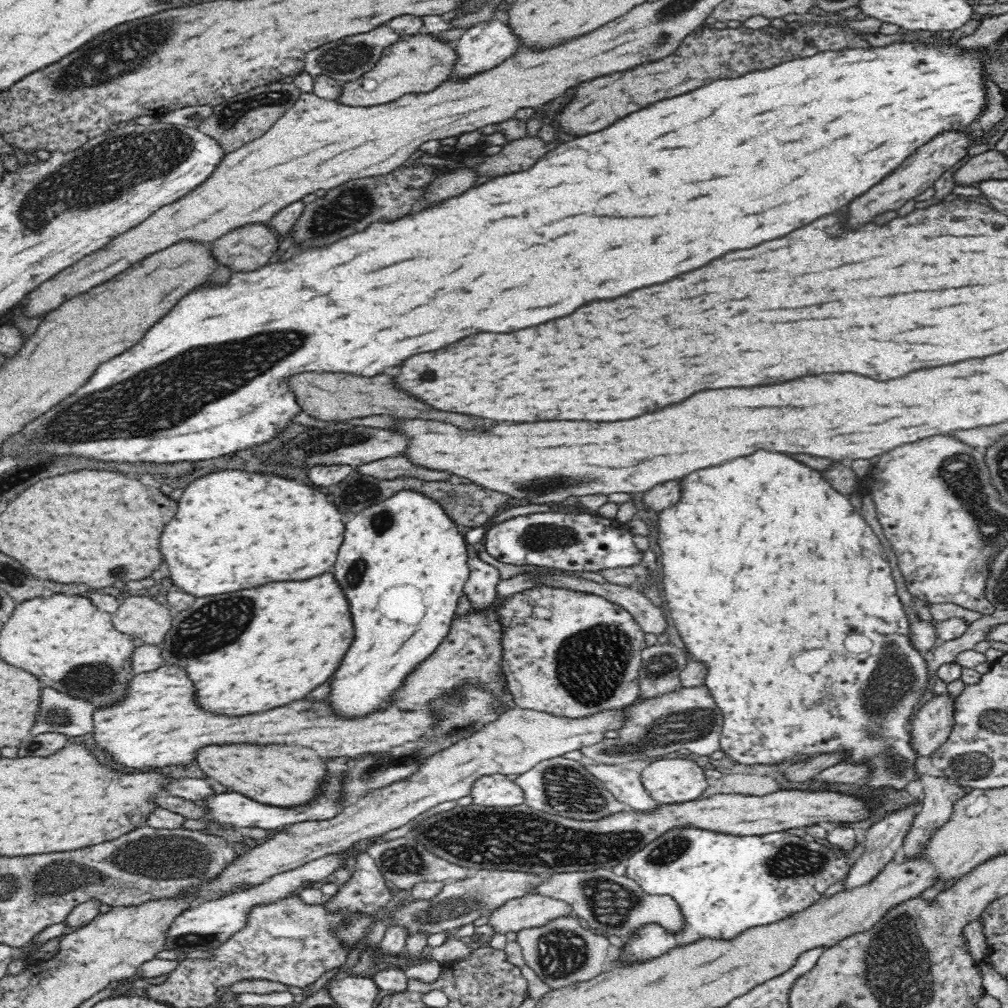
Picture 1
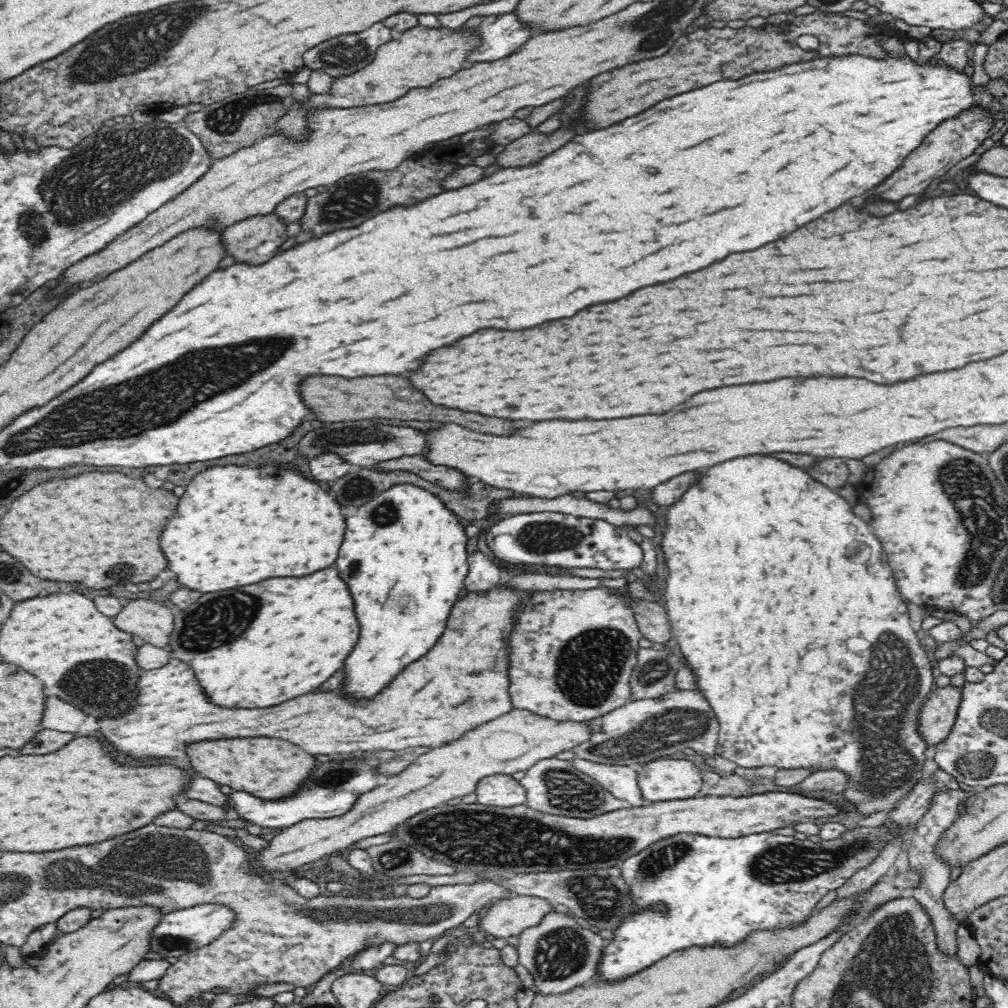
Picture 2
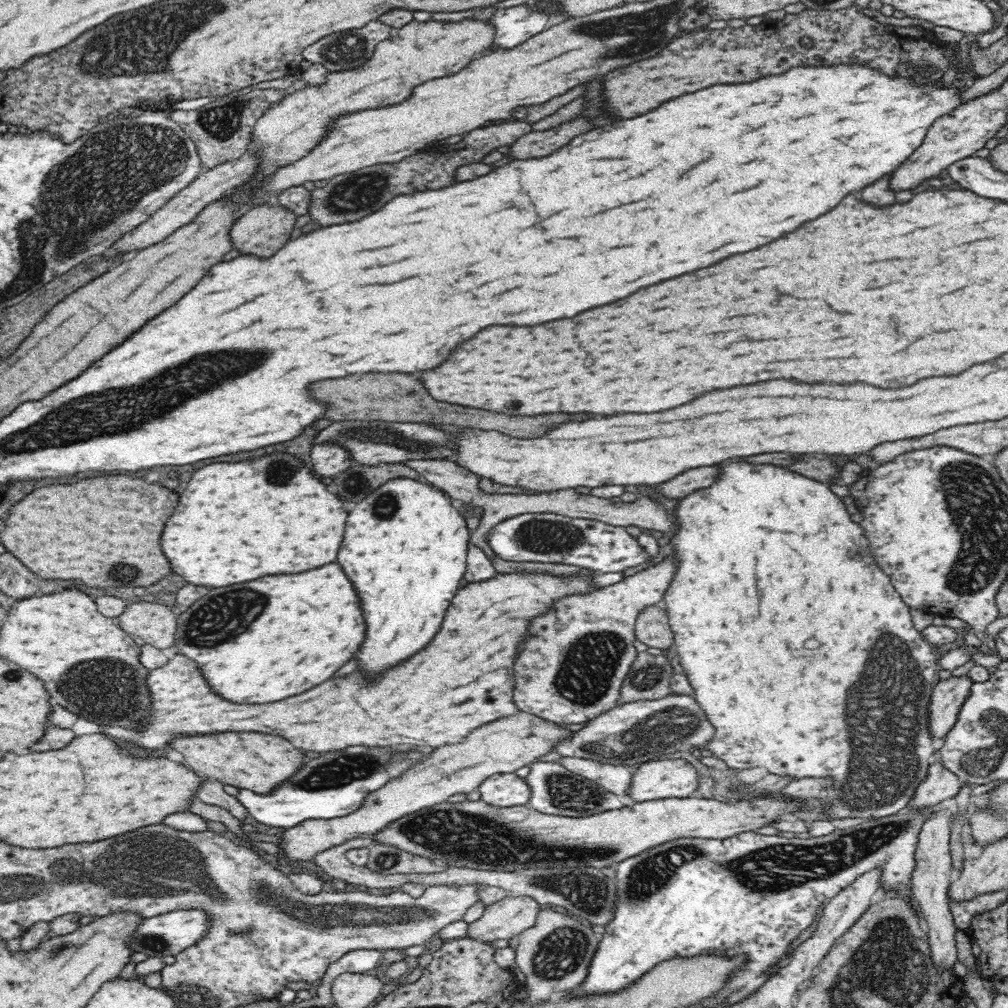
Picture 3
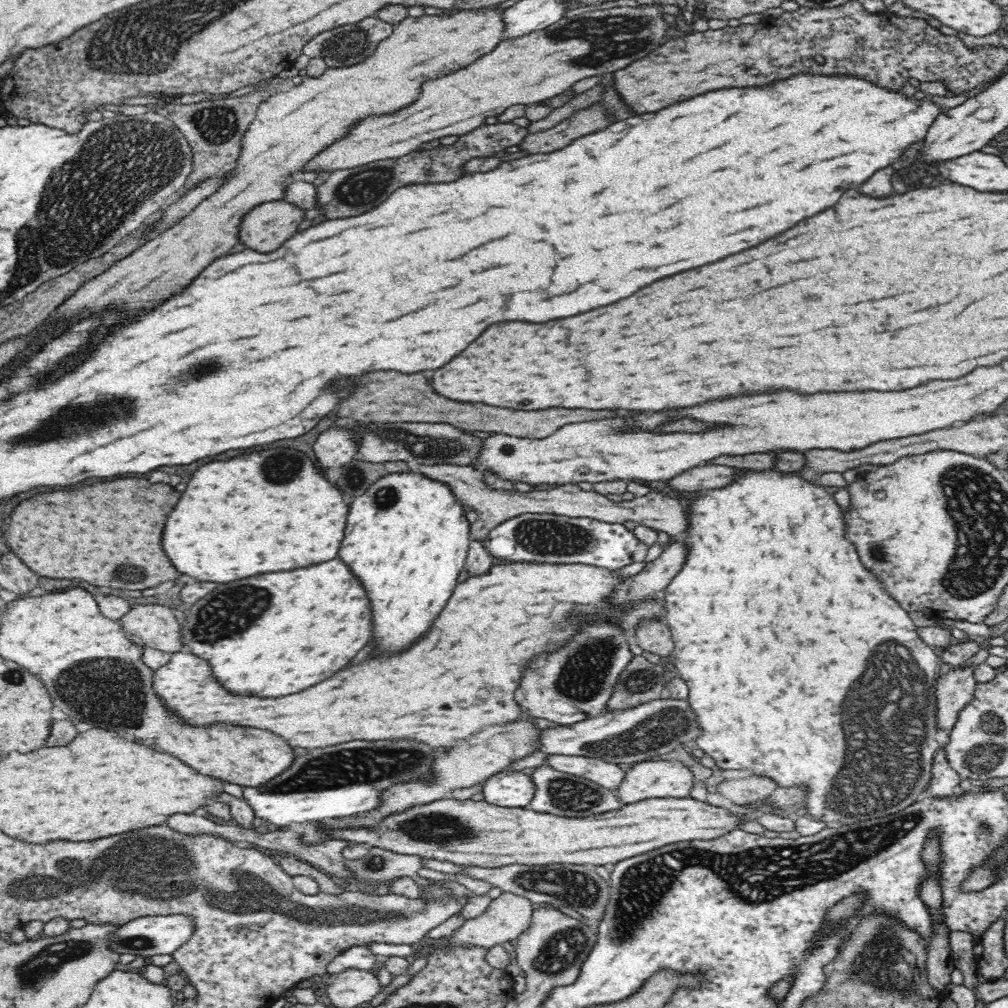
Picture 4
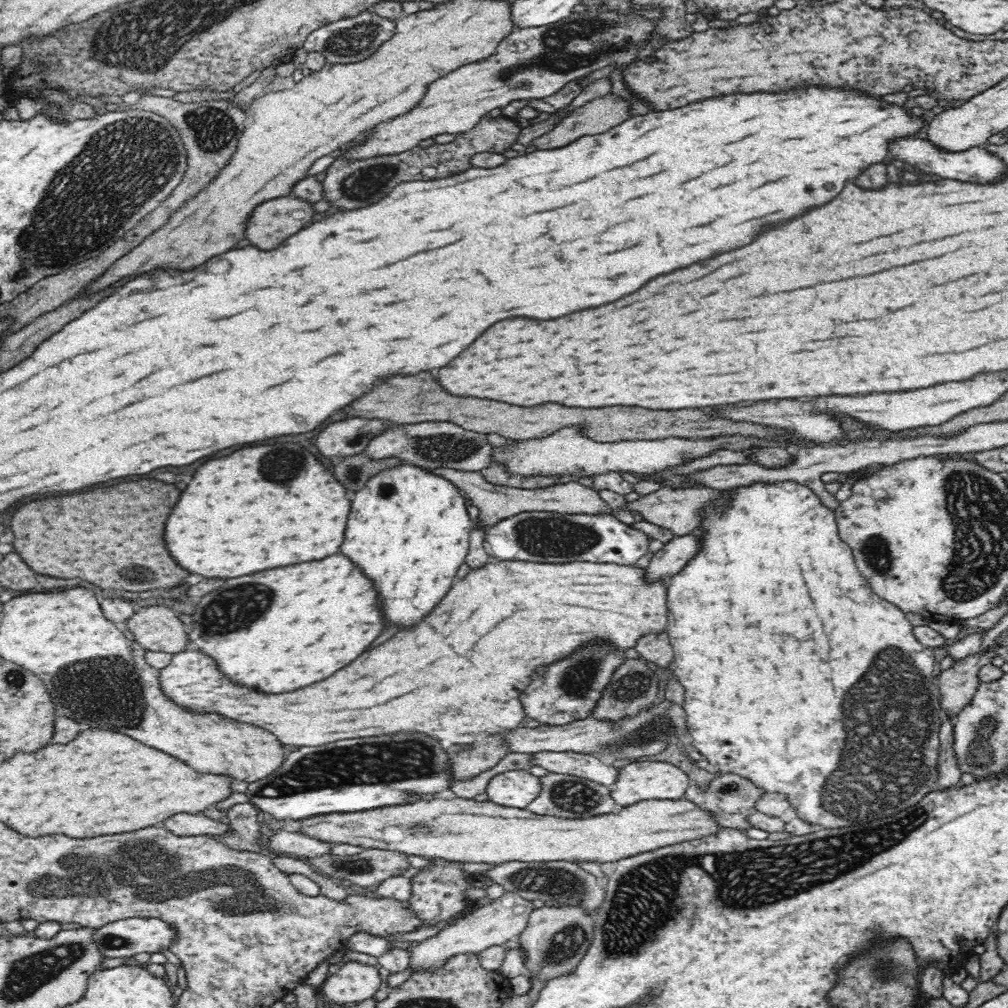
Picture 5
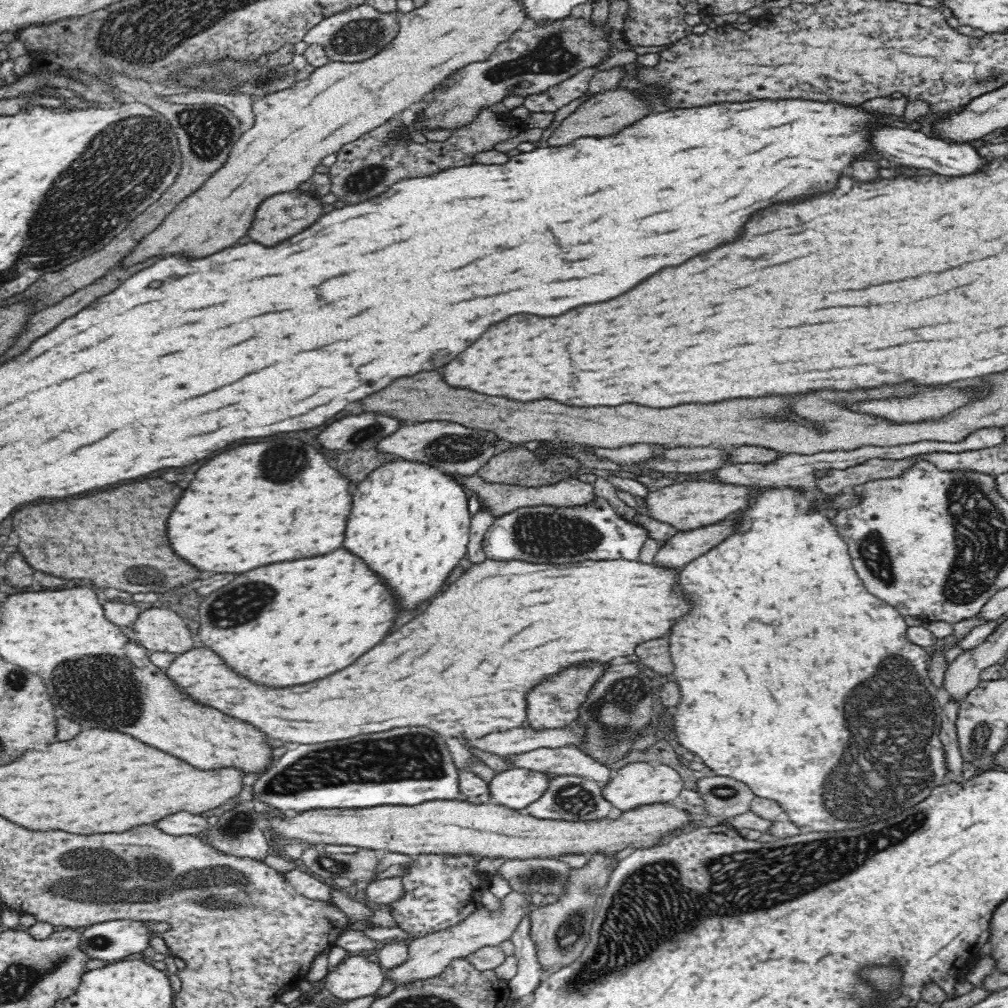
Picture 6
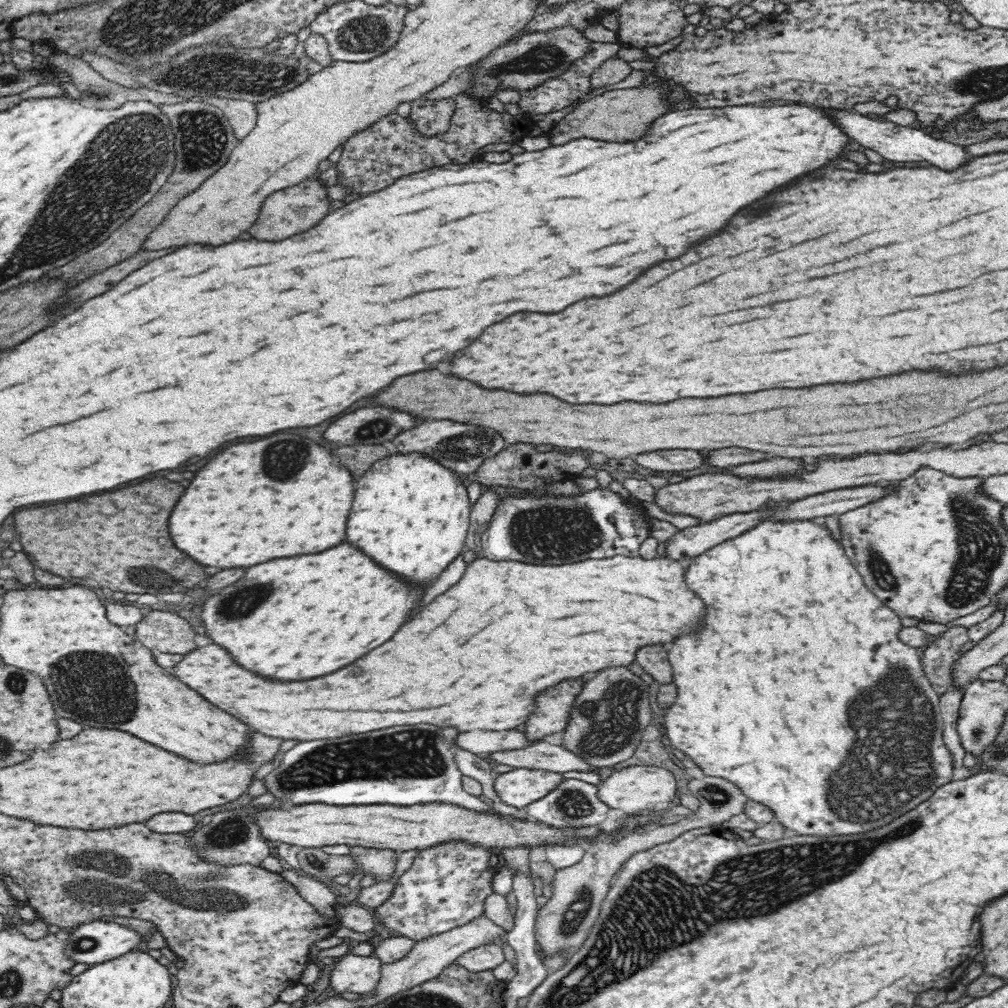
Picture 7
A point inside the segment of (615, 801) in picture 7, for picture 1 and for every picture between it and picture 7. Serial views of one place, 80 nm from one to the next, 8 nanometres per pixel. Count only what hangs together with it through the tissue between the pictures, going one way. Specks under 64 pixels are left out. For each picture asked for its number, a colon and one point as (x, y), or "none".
1: (666, 781)
2: (663, 779)
3: (657, 779)
4: (645, 780)
5: (637, 781)
6: (641, 784)

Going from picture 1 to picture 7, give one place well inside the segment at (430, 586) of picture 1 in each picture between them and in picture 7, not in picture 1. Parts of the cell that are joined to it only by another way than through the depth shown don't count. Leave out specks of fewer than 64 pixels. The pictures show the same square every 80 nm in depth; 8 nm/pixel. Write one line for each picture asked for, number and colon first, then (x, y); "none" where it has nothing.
2: (404, 556)
3: (405, 549)
4: (407, 539)
5: (409, 529)
6: (407, 517)
7: (411, 515)

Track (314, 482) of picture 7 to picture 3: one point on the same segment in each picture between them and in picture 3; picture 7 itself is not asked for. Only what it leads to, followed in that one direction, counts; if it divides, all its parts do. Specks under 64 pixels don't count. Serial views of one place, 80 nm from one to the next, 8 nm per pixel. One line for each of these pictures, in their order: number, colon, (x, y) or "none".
3: (237, 521)
4: (272, 510)
5: (250, 511)
6: (278, 500)

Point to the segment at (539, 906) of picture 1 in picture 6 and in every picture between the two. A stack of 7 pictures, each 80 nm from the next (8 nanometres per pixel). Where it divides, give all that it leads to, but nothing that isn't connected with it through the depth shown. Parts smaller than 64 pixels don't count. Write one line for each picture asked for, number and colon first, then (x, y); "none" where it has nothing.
2: (510, 916)
3: (510, 916)
4: (508, 916)
5: (492, 924)
6: (427, 956)

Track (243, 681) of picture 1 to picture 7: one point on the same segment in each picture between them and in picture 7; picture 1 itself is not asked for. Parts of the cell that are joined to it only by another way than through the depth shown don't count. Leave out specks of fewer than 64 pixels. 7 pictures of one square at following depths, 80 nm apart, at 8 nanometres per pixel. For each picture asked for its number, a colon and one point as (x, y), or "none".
2: (259, 649)
3: (262, 641)
4: (271, 635)
5: (281, 629)
6: (326, 611)
7: (323, 611)

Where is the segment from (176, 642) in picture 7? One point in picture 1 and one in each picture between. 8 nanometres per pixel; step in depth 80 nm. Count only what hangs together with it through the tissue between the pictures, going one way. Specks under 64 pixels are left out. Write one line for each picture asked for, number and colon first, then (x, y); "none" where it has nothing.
1: (143, 617)
2: (153, 622)
3: (155, 623)
4: (156, 625)
5: (157, 628)
6: (159, 630)

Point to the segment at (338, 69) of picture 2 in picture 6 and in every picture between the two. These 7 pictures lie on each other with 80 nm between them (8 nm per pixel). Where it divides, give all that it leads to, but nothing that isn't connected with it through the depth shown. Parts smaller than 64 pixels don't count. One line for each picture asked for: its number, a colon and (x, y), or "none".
3: (348, 49)
4: (349, 44)
5: (349, 41)
6: (359, 33)

